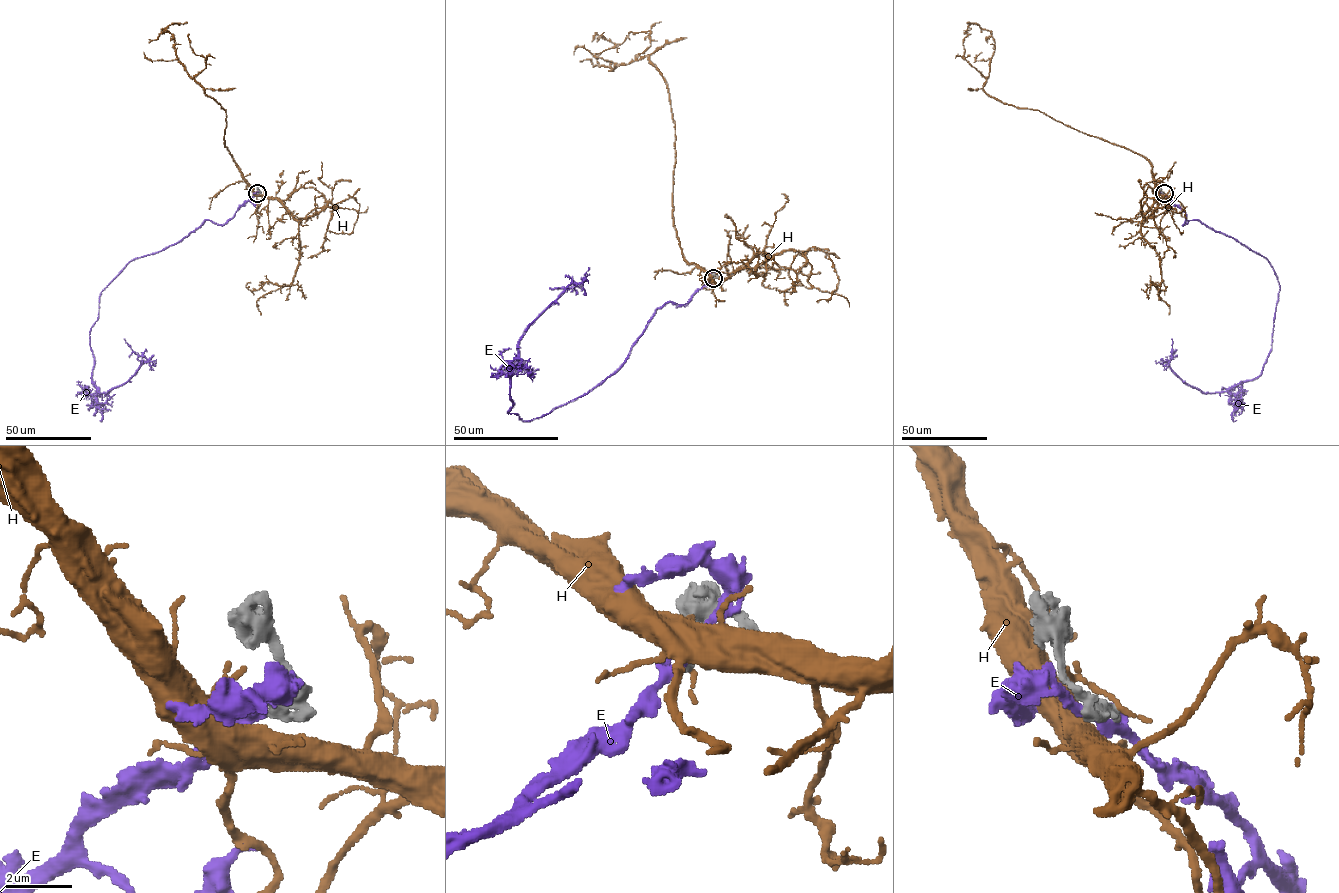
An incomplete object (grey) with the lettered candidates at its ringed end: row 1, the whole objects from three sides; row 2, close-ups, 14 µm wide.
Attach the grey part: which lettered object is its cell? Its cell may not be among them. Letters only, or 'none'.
none

